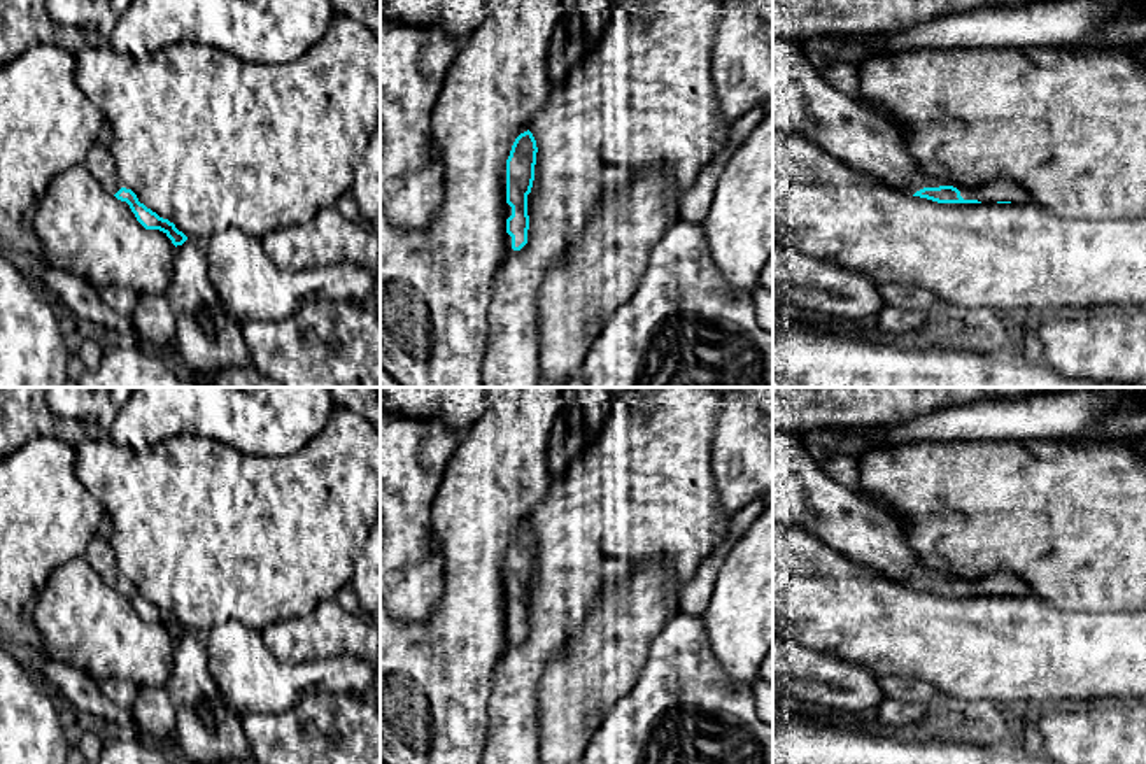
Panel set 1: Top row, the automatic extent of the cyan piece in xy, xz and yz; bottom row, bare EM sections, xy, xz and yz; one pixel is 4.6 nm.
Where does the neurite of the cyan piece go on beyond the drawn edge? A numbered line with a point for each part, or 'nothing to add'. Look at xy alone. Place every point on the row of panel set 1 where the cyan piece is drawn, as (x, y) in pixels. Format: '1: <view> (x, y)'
1: xy (100, 162)

